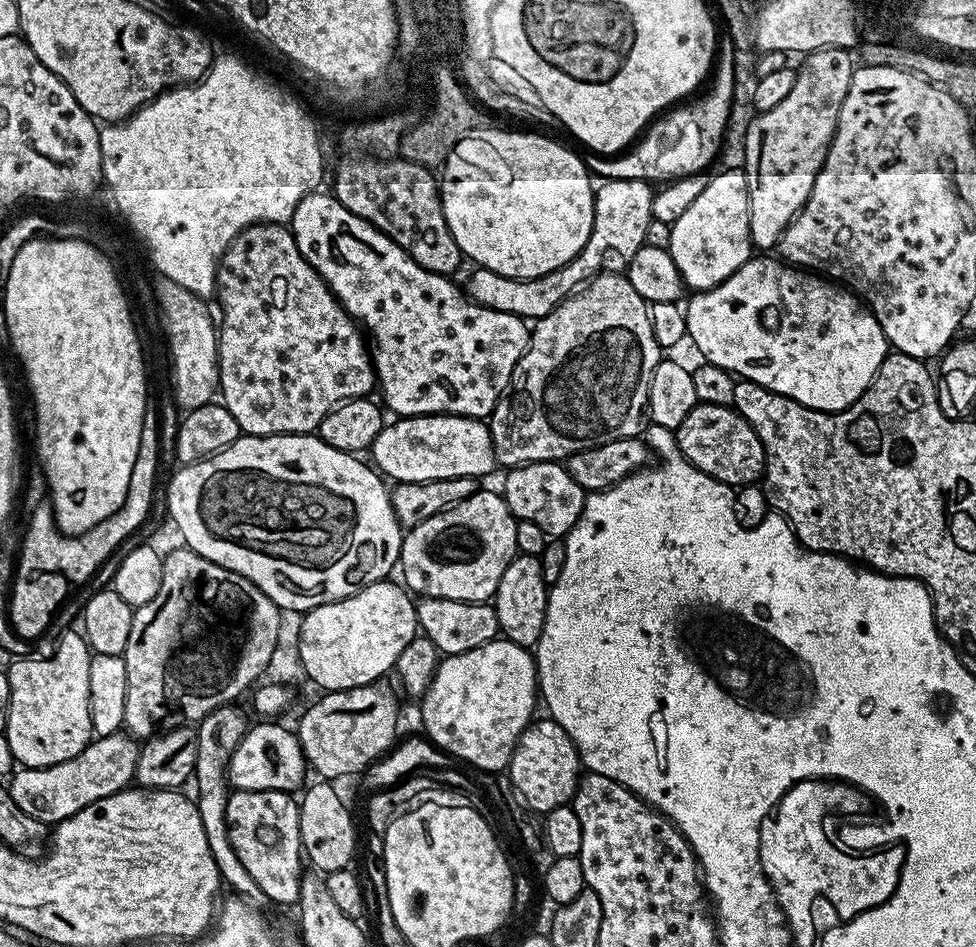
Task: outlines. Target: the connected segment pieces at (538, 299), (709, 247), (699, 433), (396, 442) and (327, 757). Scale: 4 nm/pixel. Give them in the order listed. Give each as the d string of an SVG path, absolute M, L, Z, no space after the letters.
M605 179L601 184L601 188L599 185L595 189L594 226L590 230L590 238L573 260L558 270L550 270L550 274L542 274L542 278L529 280L506 278L502 274L494 274L494 270L473 267L466 287L468 299L490 310L502 310L506 314L521 316L525 322L535 322L553 312L567 296L580 291L605 271L607 264L604 263L611 256L620 255L621 261L629 261L645 245L646 226L650 226L652 221L653 185L646 180L612 179Z
M720 170L709 179L706 190L682 213L682 218L674 221L670 234L668 252L673 256L677 272L683 280L685 289L706 292L726 282L736 270L754 256L752 235L750 234L750 210L748 209L748 178L743 171Z
M697 402L694 410L690 410L690 414L686 414L686 418L682 421L682 426L678 426L674 431L680 453L698 470L710 474L716 480L722 481L723 484L729 486L752 484L755 480L757 483L763 477L764 447L762 442L754 430L754 426L750 426L750 422L746 422L746 418L742 418L742 414L736 411L735 408Z
M405 416L393 421L393 424L392 421L385 423L370 449L371 463L389 481L405 484L446 478L483 478L497 471L492 430L483 419L475 416Z
M377 682L375 684L367 684L361 688L351 688L345 692L324 692L323 695L321 695L321 700L314 701L313 704L301 714L300 725L295 725L294 731L296 736L300 739L300 745L304 751L304 758L308 762L308 767L313 773L317 772L317 774L320 775L317 777L323 778L328 782L337 782L336 780L342 779L343 776L352 776L355 772L356 775L363 773L368 765L376 763L381 756L385 755L385 753L397 743L398 737L396 737L396 727L400 724L400 708L396 705L395 694L392 693L390 689L383 688L382 685L383 683Z

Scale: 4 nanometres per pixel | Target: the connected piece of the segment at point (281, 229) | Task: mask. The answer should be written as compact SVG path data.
M255 224L238 238L226 250L226 254L220 259L220 269L216 271L215 299L220 299L220 312L224 317L218 320L217 358L219 360L219 389L218 396L226 410L234 414L234 422L238 422L241 433L246 436L299 436L301 434L312 434L319 429L322 418L330 414L339 404L345 404L347 400L363 400L369 395L368 392L377 387L376 370L372 367L372 358L369 349L366 347L365 337L355 320L348 315L348 311L341 306L340 301L328 288L314 266L302 258L298 246L292 237L291 227L283 224Z

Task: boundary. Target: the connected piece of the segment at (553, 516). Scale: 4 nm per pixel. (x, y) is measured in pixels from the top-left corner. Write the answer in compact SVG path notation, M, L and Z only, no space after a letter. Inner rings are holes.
M543 460L533 464L519 464L507 473L502 487L504 501L510 506L517 520L535 522L549 538L568 535L582 514L585 491L574 478L570 478L567 467L554 460Z

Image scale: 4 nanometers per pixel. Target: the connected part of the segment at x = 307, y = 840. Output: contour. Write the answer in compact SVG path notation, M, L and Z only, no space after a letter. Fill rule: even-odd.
M316 782L313 788L303 789L304 797L299 797L300 806L300 847L303 855L313 864L313 869L327 874L334 870L342 870L349 867L353 862L352 855L356 852L356 828L352 825L352 816L348 813L348 808L344 805L344 800L335 792L333 785L328 782Z

